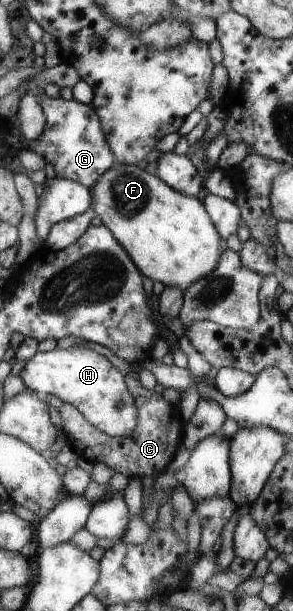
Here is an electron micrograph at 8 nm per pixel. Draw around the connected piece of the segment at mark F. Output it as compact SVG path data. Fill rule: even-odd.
M115 163L108 172L100 177L91 191L91 209L100 217L103 226L122 243L131 261L151 280L164 286L175 286L186 291L197 280L208 276L220 261L220 255L226 248L224 239L219 237L206 207L197 197L191 197L172 189L157 175L150 174L134 164Z

